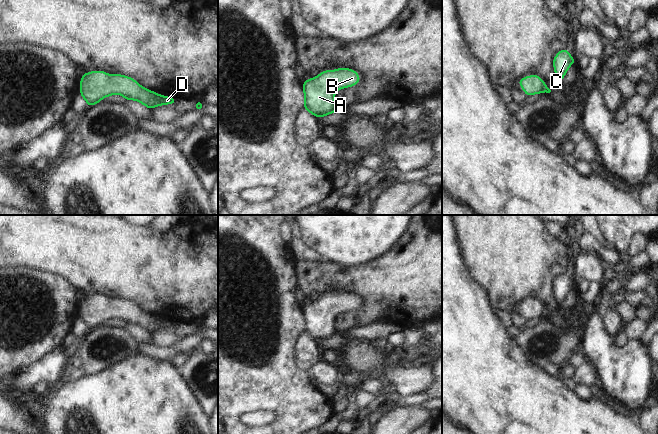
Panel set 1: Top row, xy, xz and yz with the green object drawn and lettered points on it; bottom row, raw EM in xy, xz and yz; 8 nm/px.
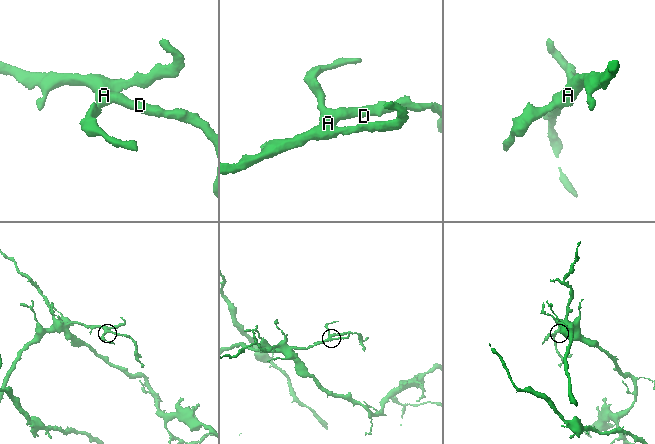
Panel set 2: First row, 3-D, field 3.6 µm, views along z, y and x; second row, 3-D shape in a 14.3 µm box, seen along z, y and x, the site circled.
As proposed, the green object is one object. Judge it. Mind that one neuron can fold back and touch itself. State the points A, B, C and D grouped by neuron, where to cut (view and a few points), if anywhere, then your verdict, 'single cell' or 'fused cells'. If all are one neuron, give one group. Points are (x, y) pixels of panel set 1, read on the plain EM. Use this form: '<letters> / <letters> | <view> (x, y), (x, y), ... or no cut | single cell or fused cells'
A B C D | no cut | single cell

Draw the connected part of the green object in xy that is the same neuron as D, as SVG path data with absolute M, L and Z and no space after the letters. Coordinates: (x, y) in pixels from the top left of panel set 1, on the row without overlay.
M105 295L83 297L80 318L88 331L107 320L119 318L125 324L135 324L150 334L160 329L176 328L176 322L167 321L141 310L135 303L121 298L109 299Z

